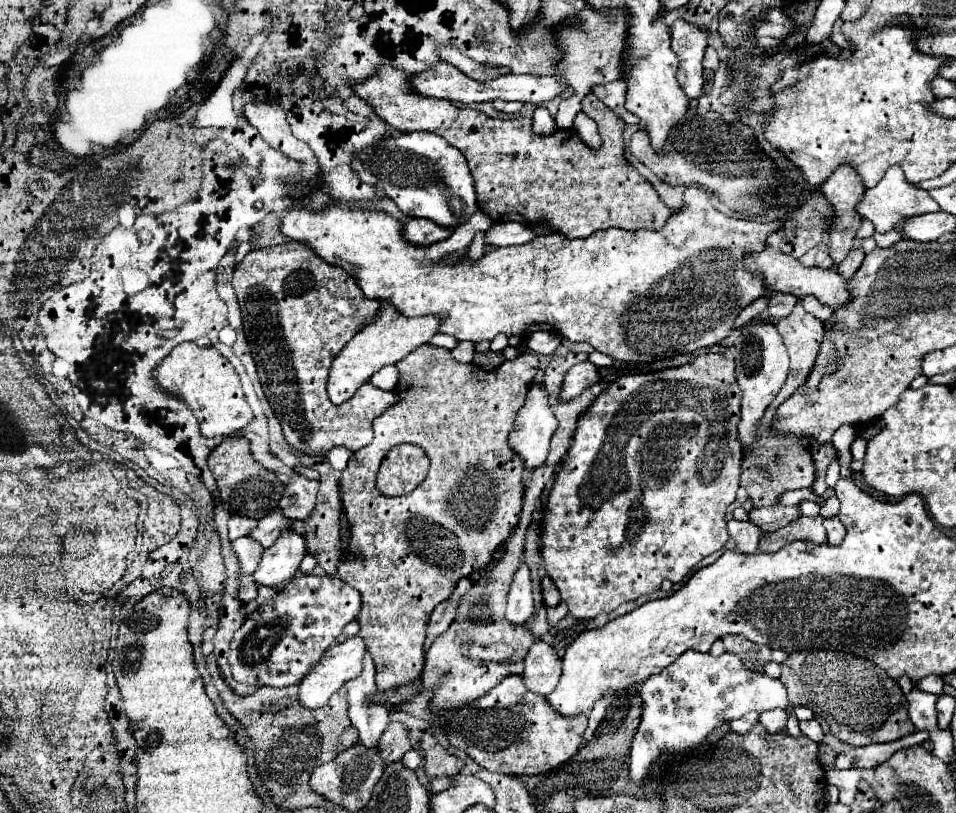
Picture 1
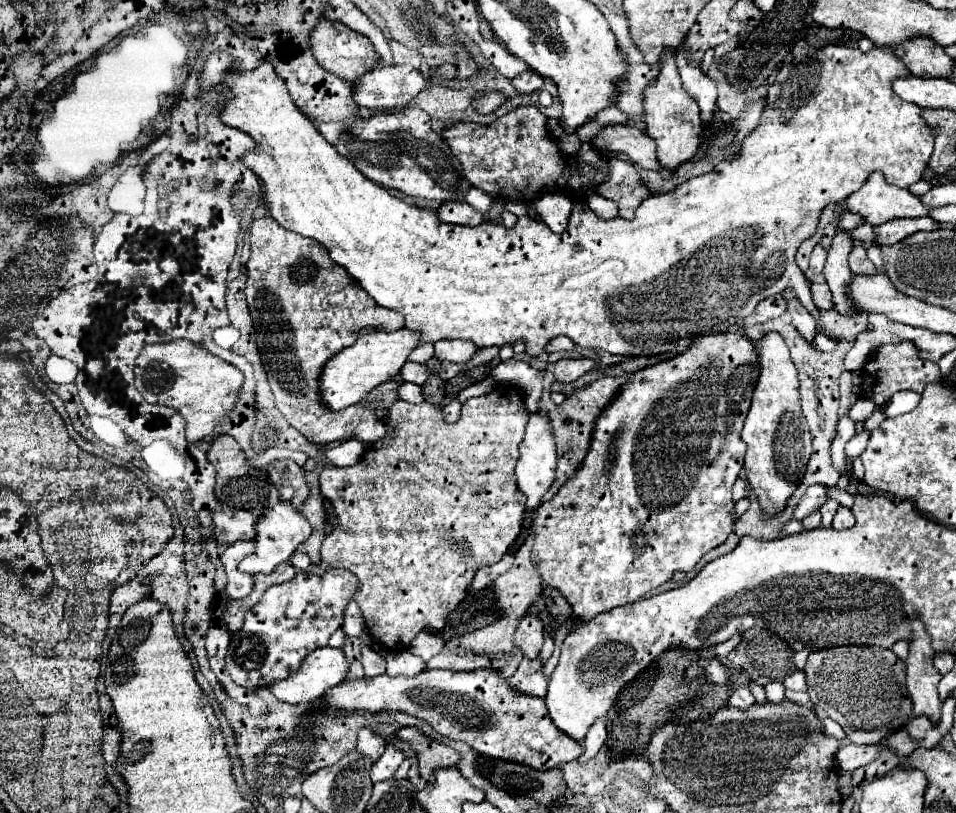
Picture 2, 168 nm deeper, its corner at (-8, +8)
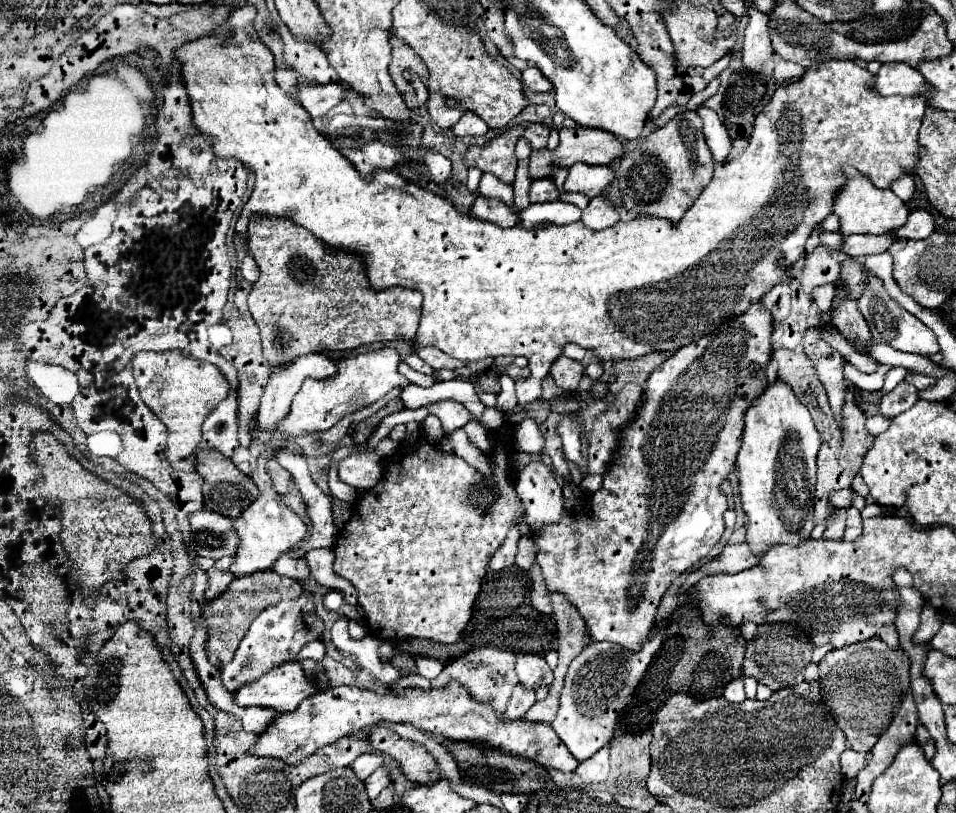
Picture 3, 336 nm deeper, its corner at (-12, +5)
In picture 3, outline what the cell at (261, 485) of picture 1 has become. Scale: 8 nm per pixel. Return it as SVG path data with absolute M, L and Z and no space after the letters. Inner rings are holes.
M213 449L197 451L197 455L195 455L195 471L205 481L203 483L203 501L205 501L205 507L211 509L211 511L215 511L215 513L221 513L225 517L235 519L257 497L257 485L247 475L243 475L227 457L223 457L221 453L217 453Z

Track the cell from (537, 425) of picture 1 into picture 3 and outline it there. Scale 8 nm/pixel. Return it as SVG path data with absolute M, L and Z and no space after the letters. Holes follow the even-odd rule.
M531 461L523 471L519 471L515 491L523 503L525 523L531 531L561 521L563 493L545 463Z

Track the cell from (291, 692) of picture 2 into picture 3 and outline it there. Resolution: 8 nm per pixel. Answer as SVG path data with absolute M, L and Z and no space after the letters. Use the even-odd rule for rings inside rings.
M285 663L257 681L249 681L235 691L235 705L239 707L267 707L279 713L297 709L299 701L311 697L317 689L317 681L305 679L305 671L299 663Z

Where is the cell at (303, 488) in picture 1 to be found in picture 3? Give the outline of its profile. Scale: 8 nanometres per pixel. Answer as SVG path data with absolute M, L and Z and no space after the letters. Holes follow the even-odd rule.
M269 459L267 465L265 465L265 471L269 471L269 477L273 481L273 487L277 493L287 493L289 485L291 485L291 475L275 461L275 459Z

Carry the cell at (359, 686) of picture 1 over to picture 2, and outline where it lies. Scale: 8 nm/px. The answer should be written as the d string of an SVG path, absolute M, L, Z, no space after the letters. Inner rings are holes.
M363 726L359 730L359 744L357 750L373 760L377 760L381 756L381 752L385 750L385 740L369 730L369 726Z

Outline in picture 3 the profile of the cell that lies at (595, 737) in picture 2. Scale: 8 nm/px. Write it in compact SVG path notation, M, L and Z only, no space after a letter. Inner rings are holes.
M603 747L593 757L585 759L577 767L577 775L585 783L601 783L609 775L609 747Z

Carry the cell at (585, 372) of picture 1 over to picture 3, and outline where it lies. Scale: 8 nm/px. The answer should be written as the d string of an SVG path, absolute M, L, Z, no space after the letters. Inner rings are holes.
M559 357L553 365L549 375L555 379L557 387L561 387L565 393L575 393L577 385L583 377L583 365L569 357Z

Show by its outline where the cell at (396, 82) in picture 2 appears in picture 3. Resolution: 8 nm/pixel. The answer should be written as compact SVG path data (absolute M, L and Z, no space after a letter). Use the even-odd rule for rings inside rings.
M329 83L329 85L321 85L321 87L309 87L309 89L301 89L299 91L299 103L303 105L303 109L309 113L311 119L323 117L327 115L341 99L347 97L351 89L341 85L341 83Z

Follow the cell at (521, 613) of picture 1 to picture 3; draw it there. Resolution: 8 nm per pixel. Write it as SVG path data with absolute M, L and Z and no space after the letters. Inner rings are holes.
M519 653L515 671L519 675L519 683L525 689L539 689L541 685L551 687L551 683L553 683L553 671L545 663L545 659L539 655Z

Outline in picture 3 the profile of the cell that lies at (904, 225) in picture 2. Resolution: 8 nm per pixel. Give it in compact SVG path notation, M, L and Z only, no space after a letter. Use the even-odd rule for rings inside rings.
M885 233L885 235L849 235L843 239L841 251L851 259L859 259L859 257L867 257L873 253L883 253L889 249L891 243L893 243L893 237L889 233Z

